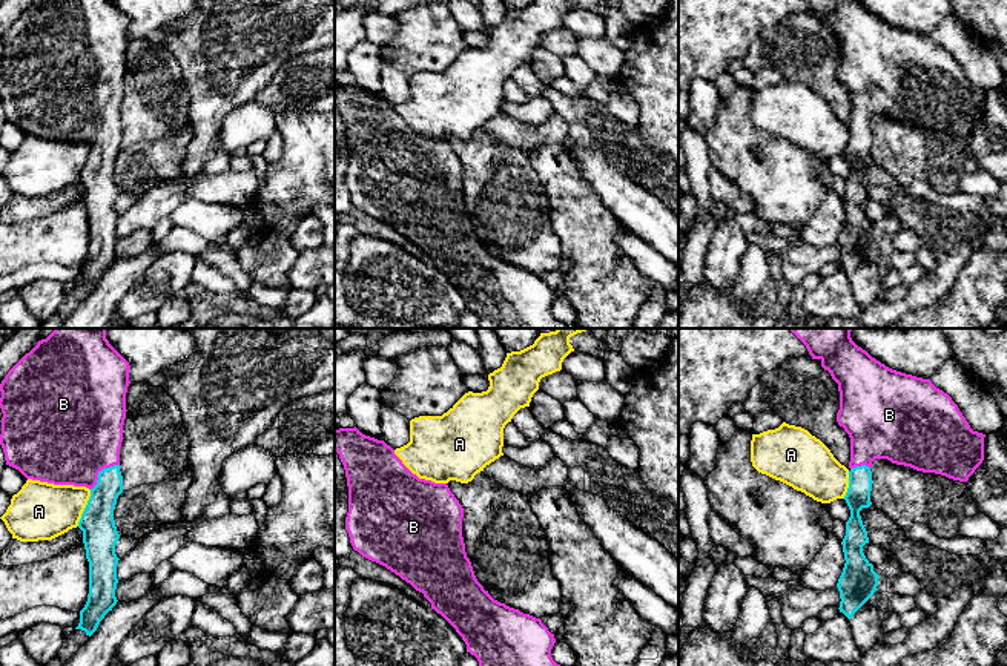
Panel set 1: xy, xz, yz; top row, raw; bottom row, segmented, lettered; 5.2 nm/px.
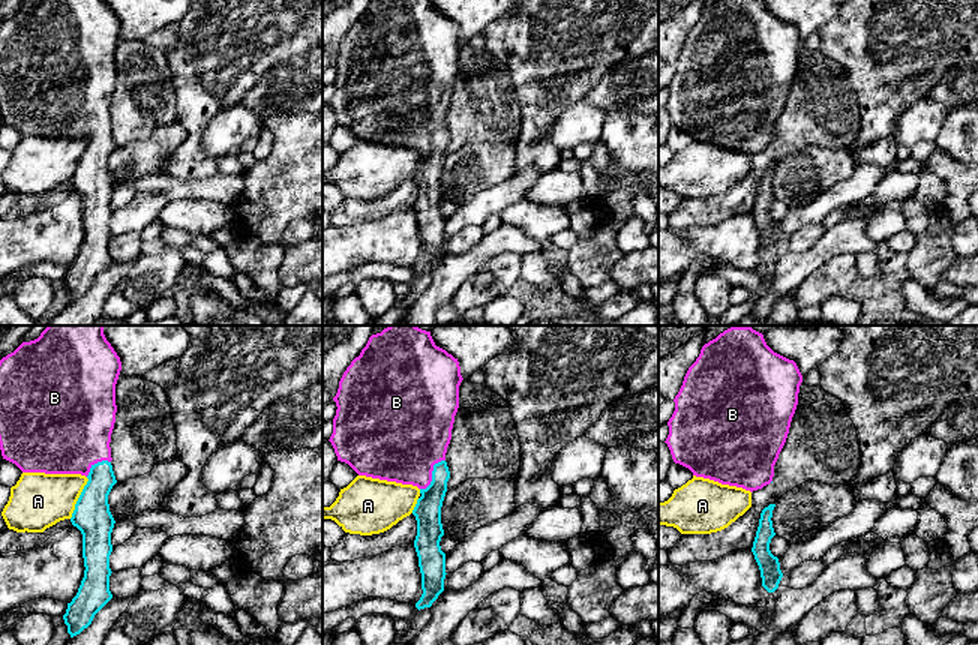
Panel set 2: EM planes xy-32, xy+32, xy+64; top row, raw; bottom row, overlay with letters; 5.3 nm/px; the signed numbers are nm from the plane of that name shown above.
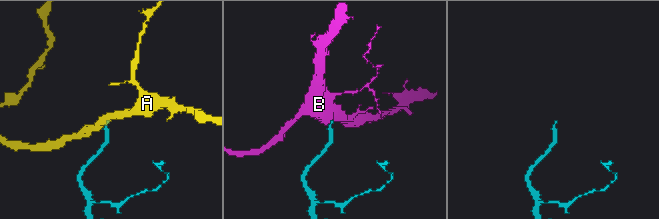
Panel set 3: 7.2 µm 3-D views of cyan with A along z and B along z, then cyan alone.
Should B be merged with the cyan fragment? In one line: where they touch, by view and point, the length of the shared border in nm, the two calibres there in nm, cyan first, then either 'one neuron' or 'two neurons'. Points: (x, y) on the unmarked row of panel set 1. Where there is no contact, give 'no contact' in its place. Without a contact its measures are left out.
xy (100, 128) | 200 nm | 170/500 nm | one neuron

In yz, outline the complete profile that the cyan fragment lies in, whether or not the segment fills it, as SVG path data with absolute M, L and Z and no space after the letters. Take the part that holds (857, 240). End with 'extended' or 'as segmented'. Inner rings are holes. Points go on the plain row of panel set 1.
M804 0L812 15L820 15L838 40L840 66L837 78L850 94L849 144L844 157L850 166L846 192L841 198L844 224L838 235L840 269L849 276L873 252L880 232L866 215L863 203L869 199L860 167L869 164L872 147L872 118L887 115L923 129L935 129L967 138L984 117L986 91L973 87L958 61L930 35L892 26L872 14L857 0Z; extended

